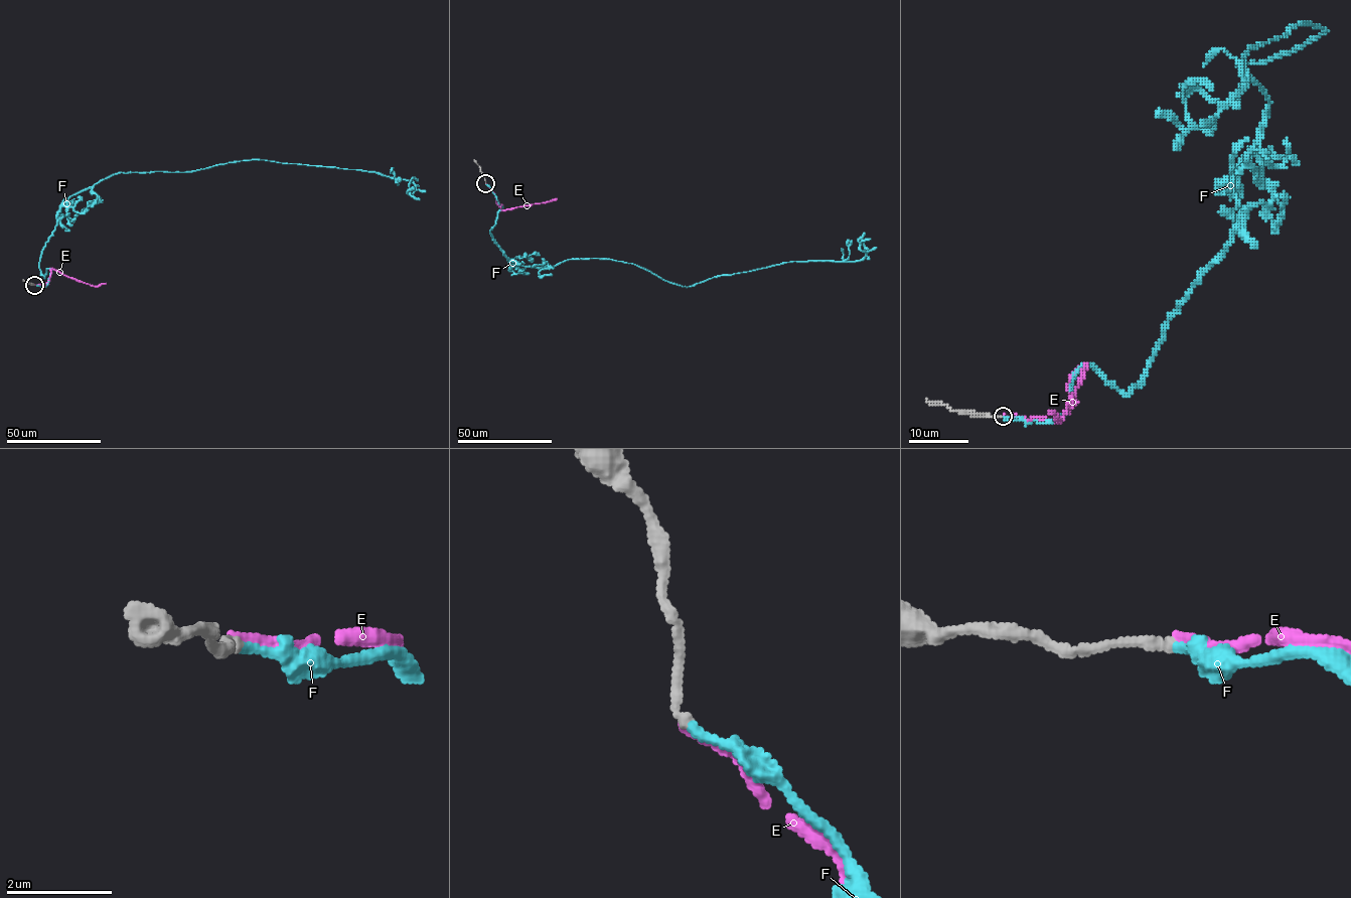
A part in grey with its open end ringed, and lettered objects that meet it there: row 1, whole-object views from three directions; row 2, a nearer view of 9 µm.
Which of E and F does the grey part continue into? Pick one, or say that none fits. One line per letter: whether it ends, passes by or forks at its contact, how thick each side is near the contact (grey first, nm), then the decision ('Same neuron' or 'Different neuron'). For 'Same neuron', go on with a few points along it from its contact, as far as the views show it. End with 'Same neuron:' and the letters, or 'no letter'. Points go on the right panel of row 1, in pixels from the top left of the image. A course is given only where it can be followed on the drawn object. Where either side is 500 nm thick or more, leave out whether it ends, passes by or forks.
E: It ends there. Thickness 200 nm (grey) against 190 nm. Different neuron
F: It ends there. Thickness 200 nm (grey) against 200 nm. Same neuron. Its course: (1003, 416), (1139, 382), (1236, 221), (1235, 63), (1323, 28), (1251, 45), (1211, 131), (1212, 89)
Same neuron: F

